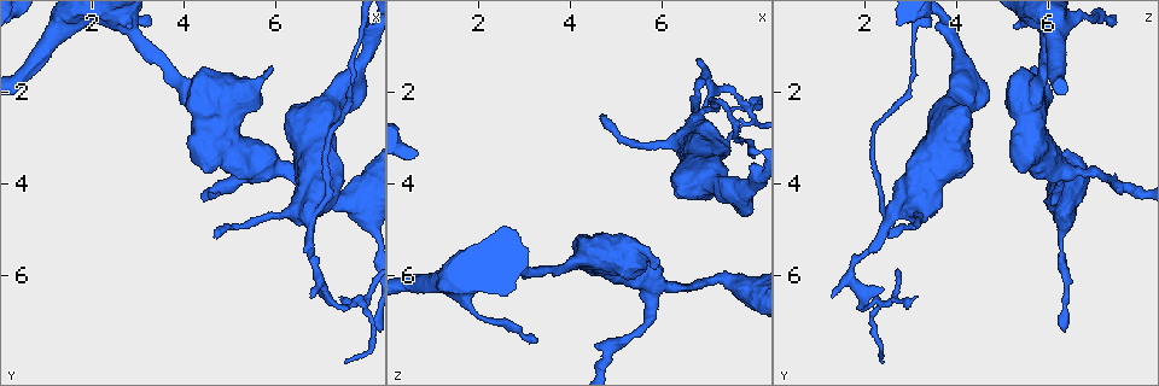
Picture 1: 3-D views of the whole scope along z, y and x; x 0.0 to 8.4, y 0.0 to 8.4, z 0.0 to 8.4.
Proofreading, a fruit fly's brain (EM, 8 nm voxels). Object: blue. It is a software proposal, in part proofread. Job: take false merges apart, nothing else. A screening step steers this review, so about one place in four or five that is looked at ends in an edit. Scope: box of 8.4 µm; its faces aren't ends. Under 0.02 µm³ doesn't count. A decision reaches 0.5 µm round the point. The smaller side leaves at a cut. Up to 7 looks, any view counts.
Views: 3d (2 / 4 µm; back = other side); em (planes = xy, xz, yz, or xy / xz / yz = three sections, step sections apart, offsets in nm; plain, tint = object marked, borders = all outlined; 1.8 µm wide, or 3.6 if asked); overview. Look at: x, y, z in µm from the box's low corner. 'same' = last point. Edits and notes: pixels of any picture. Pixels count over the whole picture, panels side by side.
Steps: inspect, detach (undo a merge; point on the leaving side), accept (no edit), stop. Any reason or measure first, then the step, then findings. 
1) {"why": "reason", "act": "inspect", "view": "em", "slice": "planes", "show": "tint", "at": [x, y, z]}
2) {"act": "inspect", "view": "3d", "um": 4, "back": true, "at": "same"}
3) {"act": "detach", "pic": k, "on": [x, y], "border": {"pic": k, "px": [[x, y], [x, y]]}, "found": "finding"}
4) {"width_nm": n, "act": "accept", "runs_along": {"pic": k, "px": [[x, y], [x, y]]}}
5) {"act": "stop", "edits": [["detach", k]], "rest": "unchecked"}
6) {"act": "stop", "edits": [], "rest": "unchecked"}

{"why": "calibre changes", "act": "inspect", "view": "em", "um": 3.6, "slice": "planes", "show": "tint", "at": [4.25, 2.05, 5.65]}

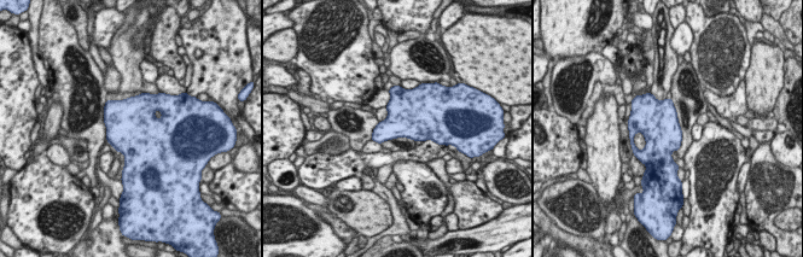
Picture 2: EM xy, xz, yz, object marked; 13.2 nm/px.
{"act": "accept", "found": "all the same neuron"}

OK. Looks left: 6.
{"why": "closes a loop", "act": "inspect", "view": "3d", "um": 2, "at": [7.65, 1.90, 3.05]}

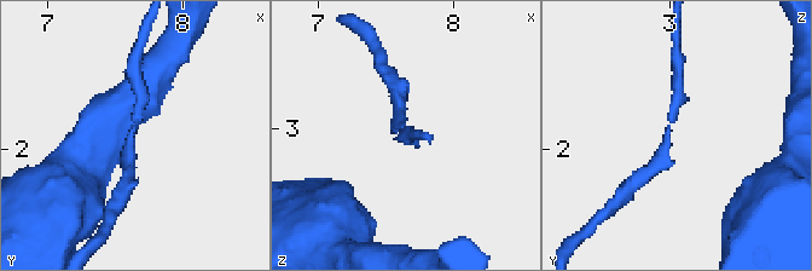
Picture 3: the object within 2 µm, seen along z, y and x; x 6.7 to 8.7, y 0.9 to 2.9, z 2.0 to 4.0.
{"why": "shape alone is not enough", "act": "inspect", "view": "em", "um": 3.6, "slice": "planes", "show": "tint", "at": [7.60, 1.84, 3.00]}

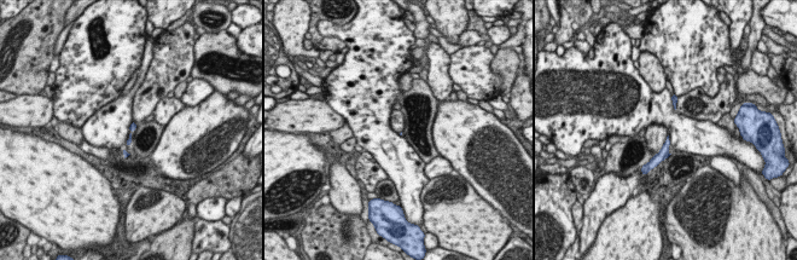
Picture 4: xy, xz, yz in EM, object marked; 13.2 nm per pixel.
{"act": "accept", "runs_along": {"pic": 4, "px": [[133, 123], [131, 138], [127, 143]]}, "found": "one neuron here"}

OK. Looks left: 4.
{"why": "sudden change in width", "act": "inspect", "view": "em", "slice": "yz", "step": 8, "show": "tint", "at": [6.80, 5.25, 2.25]}

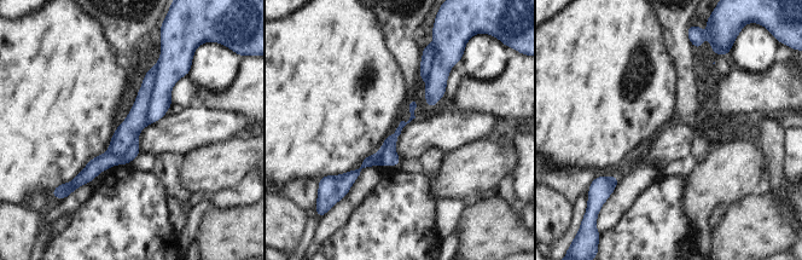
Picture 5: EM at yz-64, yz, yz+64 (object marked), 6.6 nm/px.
{"act": "inspect", "view": "em", "slice": "xy", "step": 4, "show": "tint", "at": "same"}

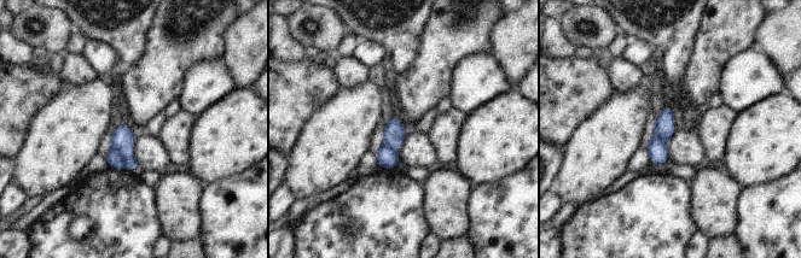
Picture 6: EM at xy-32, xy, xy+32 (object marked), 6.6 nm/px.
{"act": "detach", "pic": 6, "on": [122, 140], "border": {"pic": 6, "px": [[111, 148], [123, 153], [128, 165]]}, "found": "a second neuron is stuck on"}

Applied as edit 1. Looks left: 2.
{"act": "stop", "edits": [["detach", 6]], "rest": "unchecked"}

